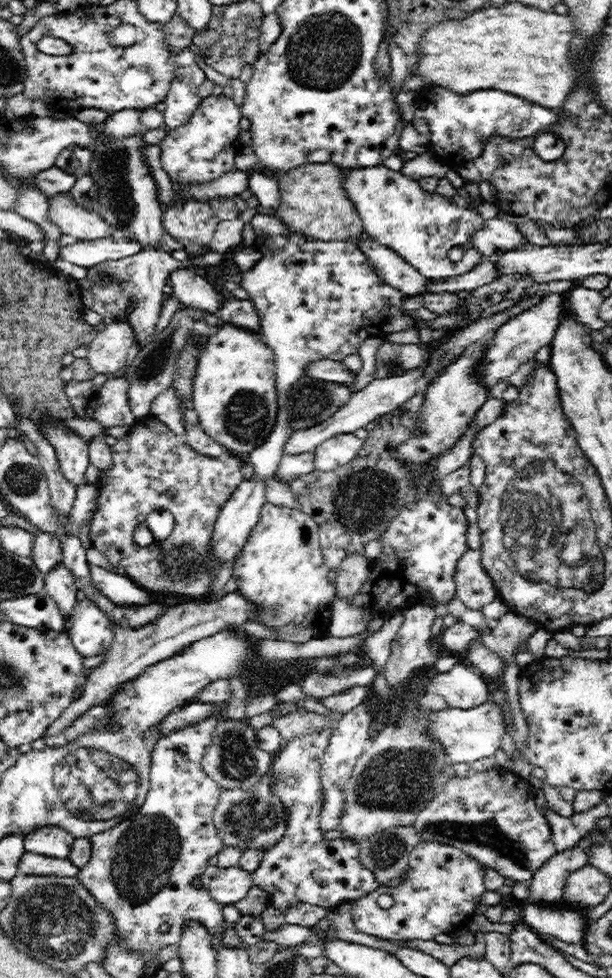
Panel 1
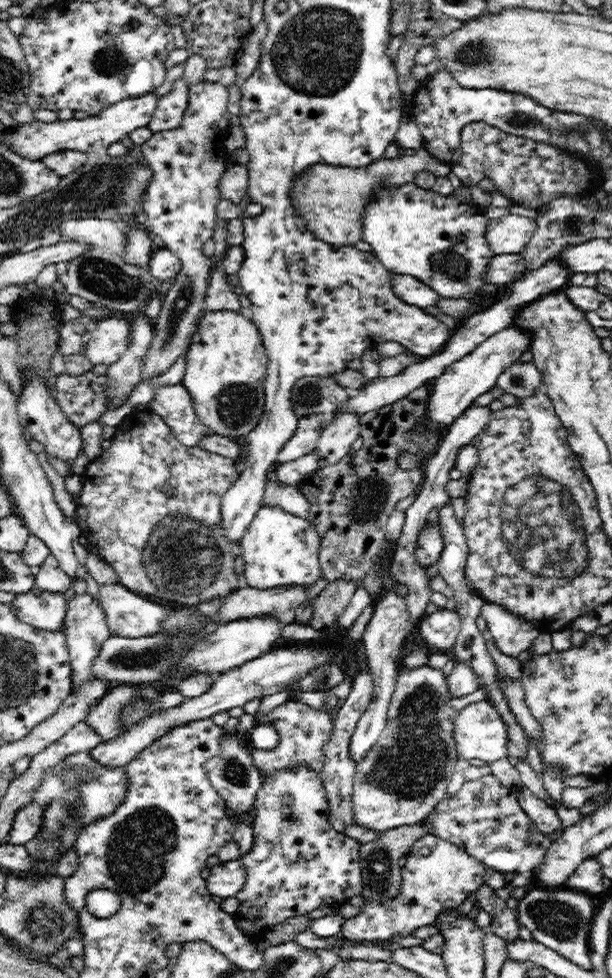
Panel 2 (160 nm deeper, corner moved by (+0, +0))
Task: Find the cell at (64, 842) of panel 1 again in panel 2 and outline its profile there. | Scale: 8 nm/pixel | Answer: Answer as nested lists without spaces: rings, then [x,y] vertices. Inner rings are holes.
[[[32,801],[22,810],[18,810],[18,814],[12,821],[7,842],[22,846],[25,842],[35,844],[35,836],[42,826],[42,812],[44,812],[43,808]]]

